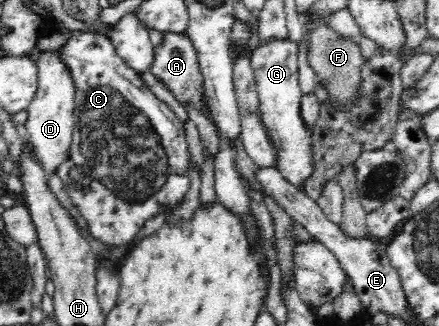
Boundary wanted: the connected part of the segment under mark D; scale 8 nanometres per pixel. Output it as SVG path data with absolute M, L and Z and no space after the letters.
M49 50L40 52L36 58L38 88L27 107L27 120L20 128L23 140L22 150L29 151L30 157L41 166L47 175L52 175L67 159L72 147L72 137L76 131L76 118L73 109L76 107L73 78L61 62Z

